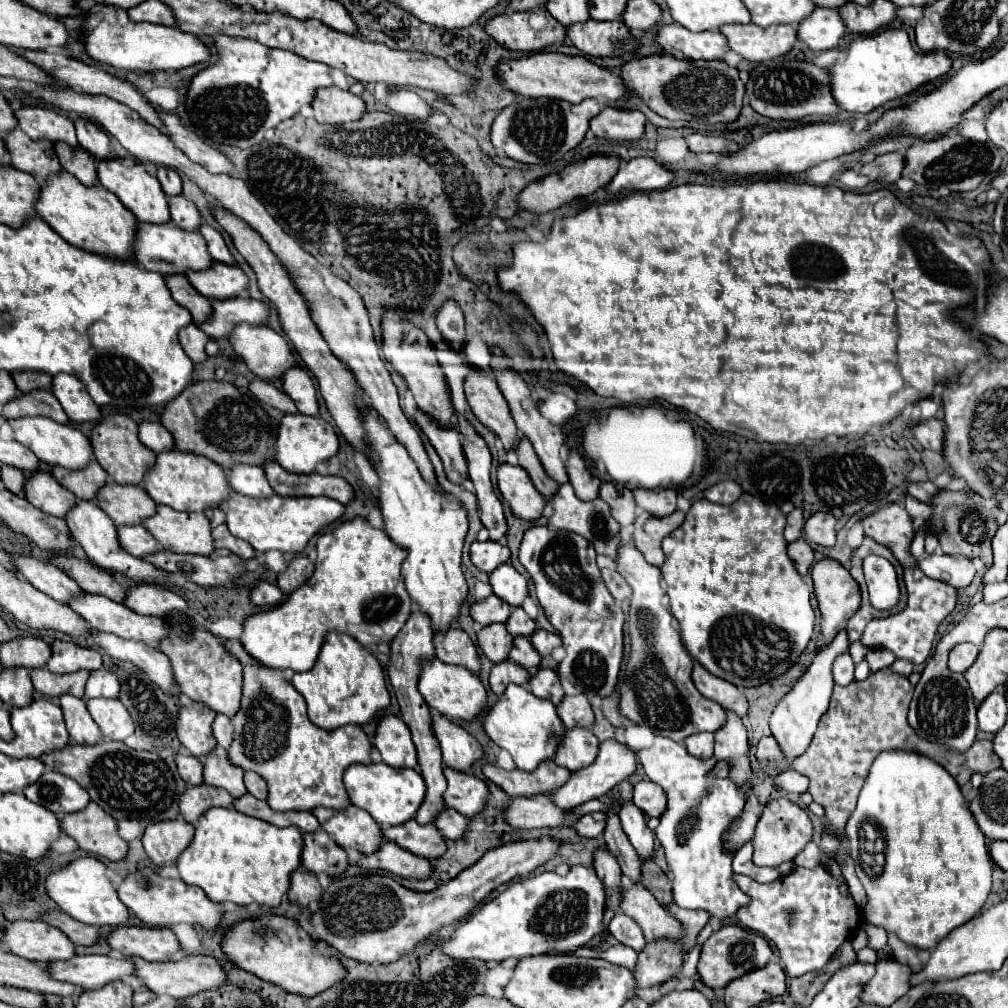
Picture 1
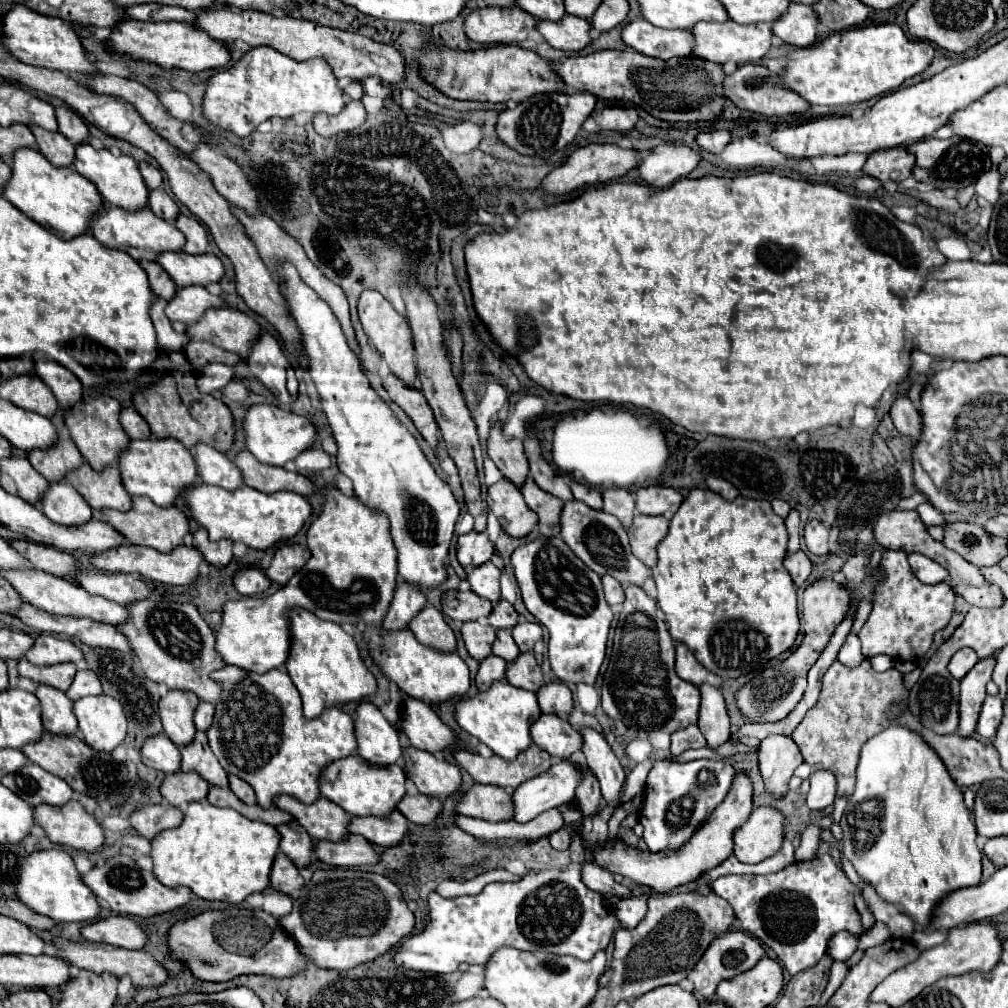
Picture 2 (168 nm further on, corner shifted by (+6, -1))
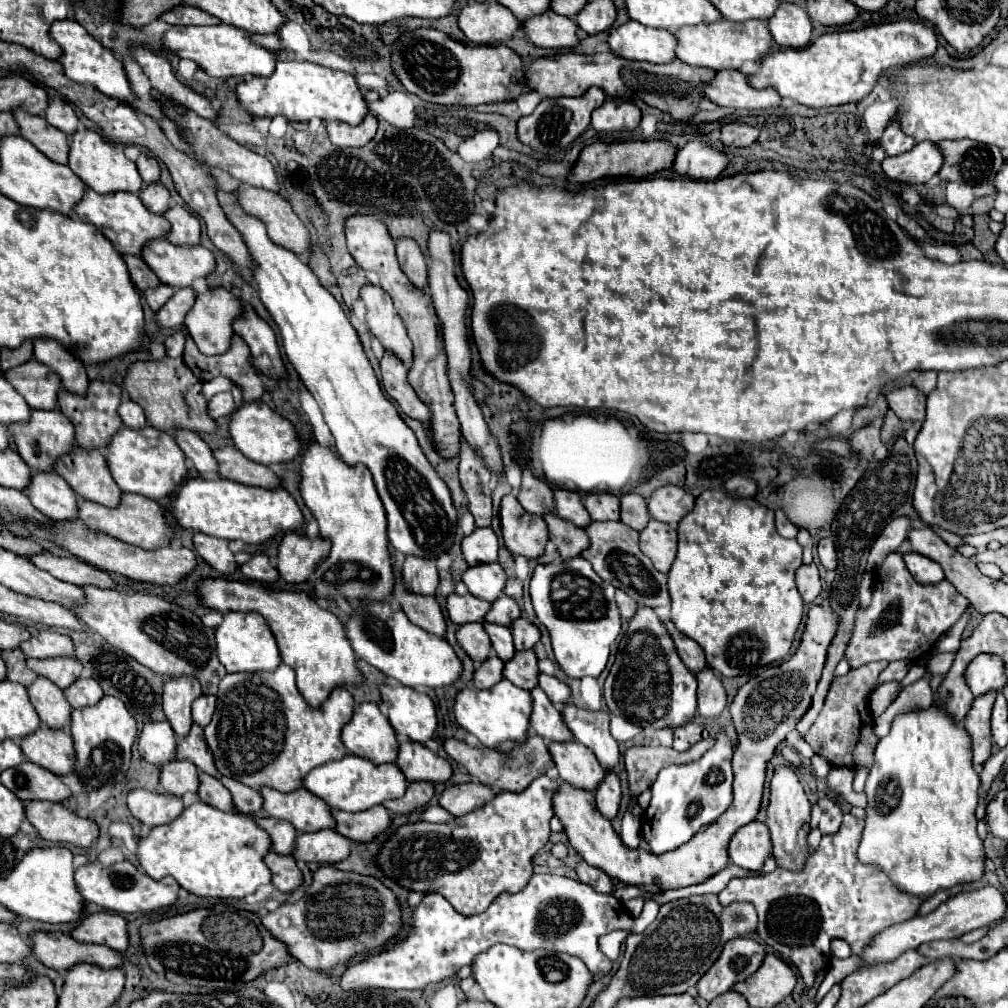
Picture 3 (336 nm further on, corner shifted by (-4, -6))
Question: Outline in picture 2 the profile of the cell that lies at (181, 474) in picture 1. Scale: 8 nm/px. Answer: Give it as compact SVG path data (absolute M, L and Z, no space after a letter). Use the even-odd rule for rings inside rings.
M175 439L131 441L129 449L119 459L119 469L129 495L145 495L159 507L173 507L177 497L181 497L189 487L193 487L199 475L191 451Z

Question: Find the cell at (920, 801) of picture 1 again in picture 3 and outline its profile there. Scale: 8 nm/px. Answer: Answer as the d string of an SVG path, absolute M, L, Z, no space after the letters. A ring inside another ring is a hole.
M931 706L927 710L913 710L913 712L903 712L903 714L895 716L895 720L891 722L889 734L877 742L875 762L873 762L871 772L867 776L865 794L867 794L867 800L869 800L867 818L865 818L867 824L865 824L863 838L861 838L861 844L859 844L859 860L863 864L881 866L881 870L887 872L887 876L897 886L901 886L905 892L915 894L919 898L931 898L939 888L951 888L951 886L957 886L957 884L971 884L971 882L975 882L983 876L985 852L983 852L983 842L977 836L977 818L975 818L975 808L977 808L977 800L979 800L979 774L975 772L973 762L971 762L971 736L967 734L967 730L963 730L959 724L955 724L953 718L945 710L941 710L937 706ZM881 804L889 808L887 814L883 814L879 810Z

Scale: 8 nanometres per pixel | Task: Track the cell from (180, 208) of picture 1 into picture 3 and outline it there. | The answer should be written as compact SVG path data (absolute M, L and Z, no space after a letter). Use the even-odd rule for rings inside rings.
M153 182L153 184L147 184L141 192L139 192L139 198L141 202L147 206L147 210L151 210L153 214L163 214L169 204L171 204L171 196L169 196L169 190L161 184L161 182Z

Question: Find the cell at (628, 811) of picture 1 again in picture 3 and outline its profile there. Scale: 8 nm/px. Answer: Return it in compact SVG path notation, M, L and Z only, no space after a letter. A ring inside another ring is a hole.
M571 702L563 704L561 716L577 742L589 746L605 770L619 764L619 748L609 734L609 714L605 710L585 710Z

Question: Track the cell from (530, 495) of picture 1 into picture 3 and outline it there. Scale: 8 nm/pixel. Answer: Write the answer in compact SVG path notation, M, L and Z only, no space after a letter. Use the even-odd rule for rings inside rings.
M511 494L501 500L501 532L507 550L511 554L525 556L527 560L539 558L549 540L545 520L541 516L527 514Z

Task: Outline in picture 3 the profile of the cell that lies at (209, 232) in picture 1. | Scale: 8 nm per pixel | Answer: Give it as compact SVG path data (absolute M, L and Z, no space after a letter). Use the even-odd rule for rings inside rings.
M171 206L163 212L167 222L171 224L167 232L167 240L173 244L199 244L201 236L201 224L195 216L191 216L183 206Z

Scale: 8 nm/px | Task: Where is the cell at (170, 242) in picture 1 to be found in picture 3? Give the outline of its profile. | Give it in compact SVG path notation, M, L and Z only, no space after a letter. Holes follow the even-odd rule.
M87 188L83 192L83 200L79 200L75 204L75 214L83 220L83 222L91 222L95 224L103 236L121 252L121 254L135 254L139 256L143 244L151 238L165 238L167 234L167 220L159 214L151 214L143 202L137 198L137 194L123 194L123 192L117 192L117 194L95 194L95 190ZM125 232L129 234L127 238L127 244L121 242L119 234Z

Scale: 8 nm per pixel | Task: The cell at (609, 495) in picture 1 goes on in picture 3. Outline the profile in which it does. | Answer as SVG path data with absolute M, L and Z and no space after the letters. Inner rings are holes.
M627 492L621 496L621 522L623 524L641 532L641 530L645 530L649 520L651 520L651 516L647 510L645 498L641 498L635 492Z

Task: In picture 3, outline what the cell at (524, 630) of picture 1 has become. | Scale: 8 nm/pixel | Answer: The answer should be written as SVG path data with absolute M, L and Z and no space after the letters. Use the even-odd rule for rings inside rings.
M501 594L495 602L491 602L491 610L487 612L485 620L493 622L493 624L501 624L501 626L509 626L515 618L521 616L521 610L517 606L517 602L505 594Z

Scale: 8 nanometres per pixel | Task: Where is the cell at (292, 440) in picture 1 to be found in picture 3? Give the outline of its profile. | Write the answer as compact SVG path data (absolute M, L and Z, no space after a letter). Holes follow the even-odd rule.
M251 402L251 404L243 404L241 408L237 408L231 414L229 434L231 434L231 440L239 452L243 452L249 460L255 460L257 464L265 464L265 466L289 462L301 450L301 442L293 430L291 422L285 420L283 416L275 414L263 402Z

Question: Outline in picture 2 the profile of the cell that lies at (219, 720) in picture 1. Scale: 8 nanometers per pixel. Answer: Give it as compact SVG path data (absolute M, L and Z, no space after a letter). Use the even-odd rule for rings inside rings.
M205 701L199 703L199 707L197 707L197 711L195 711L195 717L193 717L197 729L207 731L209 725L213 725L213 709L215 709L215 707L213 707L211 703L205 703Z

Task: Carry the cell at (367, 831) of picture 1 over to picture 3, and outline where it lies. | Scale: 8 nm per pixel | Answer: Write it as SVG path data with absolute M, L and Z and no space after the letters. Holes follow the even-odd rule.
M263 786L259 792L263 796L263 810L271 818L291 822L299 834L323 828L335 828L331 808L305 788L283 794Z

